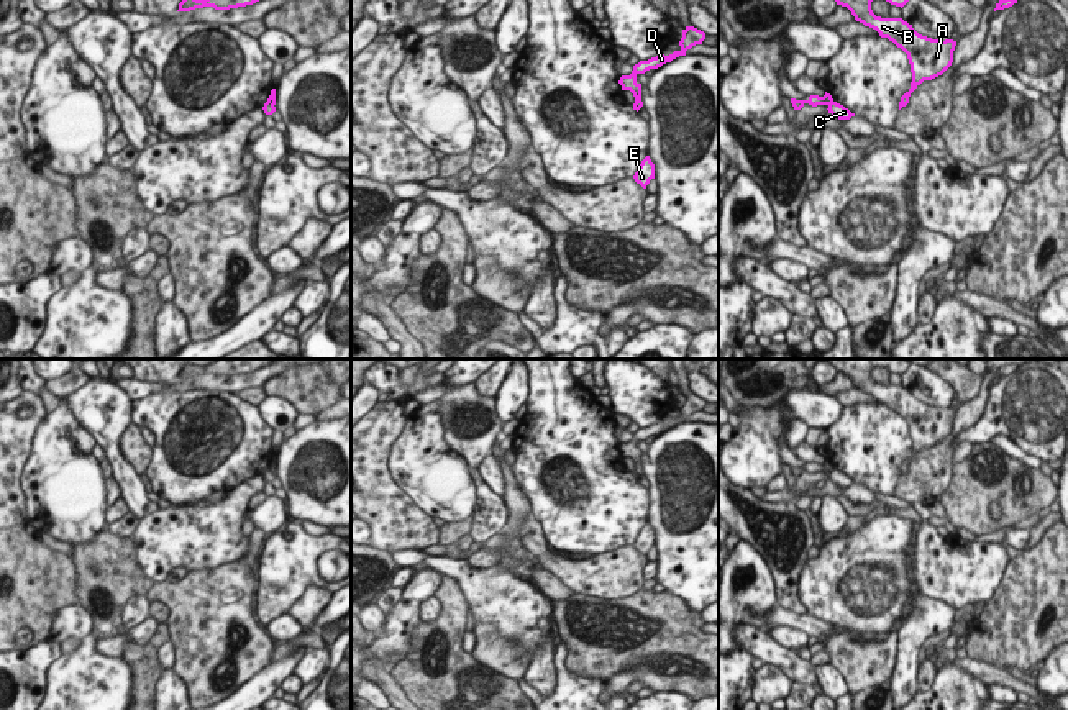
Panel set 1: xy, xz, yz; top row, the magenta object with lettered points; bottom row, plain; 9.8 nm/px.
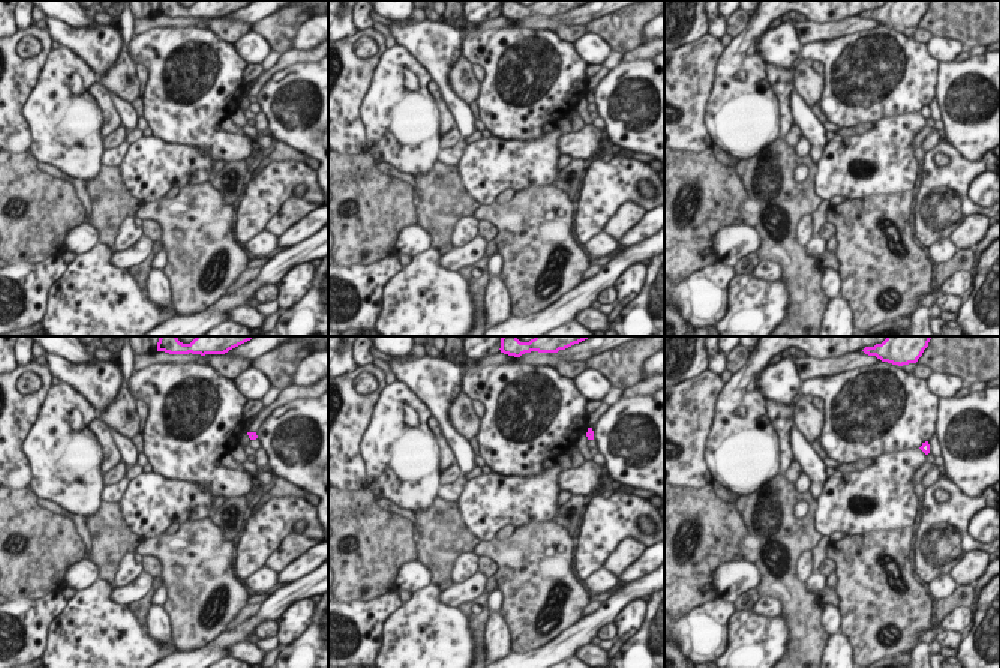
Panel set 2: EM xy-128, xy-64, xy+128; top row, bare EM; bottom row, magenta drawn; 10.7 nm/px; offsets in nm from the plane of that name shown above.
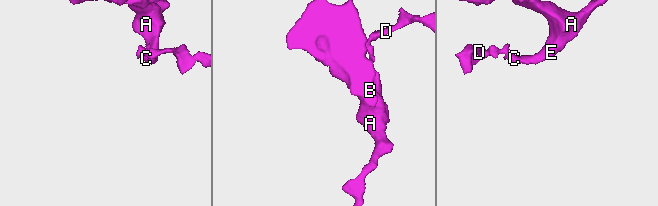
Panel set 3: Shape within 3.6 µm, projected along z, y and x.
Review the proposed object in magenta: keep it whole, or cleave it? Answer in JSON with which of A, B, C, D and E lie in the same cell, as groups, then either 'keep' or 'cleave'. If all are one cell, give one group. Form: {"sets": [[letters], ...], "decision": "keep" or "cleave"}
{"sets": [["A", "B", "C", "E"], ["D"]], "decision": "cleave"}

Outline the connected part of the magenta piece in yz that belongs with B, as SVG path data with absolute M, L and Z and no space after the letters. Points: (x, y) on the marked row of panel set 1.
M835 0L847 7L856 21L869 26L901 48L909 59L912 82L911 89L901 97L899 110L909 103L911 93L924 82L942 75L953 62L956 41L932 39L919 34L912 25L902 18L881 18L871 10L873 0Z

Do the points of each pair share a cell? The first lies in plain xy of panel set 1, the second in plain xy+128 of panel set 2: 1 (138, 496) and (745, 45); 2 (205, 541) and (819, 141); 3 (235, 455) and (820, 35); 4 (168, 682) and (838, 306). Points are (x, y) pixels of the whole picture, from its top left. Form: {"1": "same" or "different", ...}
{"1": "different", "2": "different", "3": "different", "4": "same"}

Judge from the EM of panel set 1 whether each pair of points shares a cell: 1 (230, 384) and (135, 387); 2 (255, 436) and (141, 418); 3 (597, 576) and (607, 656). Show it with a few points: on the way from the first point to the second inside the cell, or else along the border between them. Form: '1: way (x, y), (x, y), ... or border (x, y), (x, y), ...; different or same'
1: way (207, 384), (158, 387); same
2: way (227, 428), (205, 407), (181, 407), (169, 414); same
3: border (638, 589), (617, 599), (576, 594); different

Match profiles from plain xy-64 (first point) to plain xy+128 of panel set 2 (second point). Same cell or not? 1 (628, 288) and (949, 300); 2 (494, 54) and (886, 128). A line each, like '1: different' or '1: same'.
1: different
2: different

